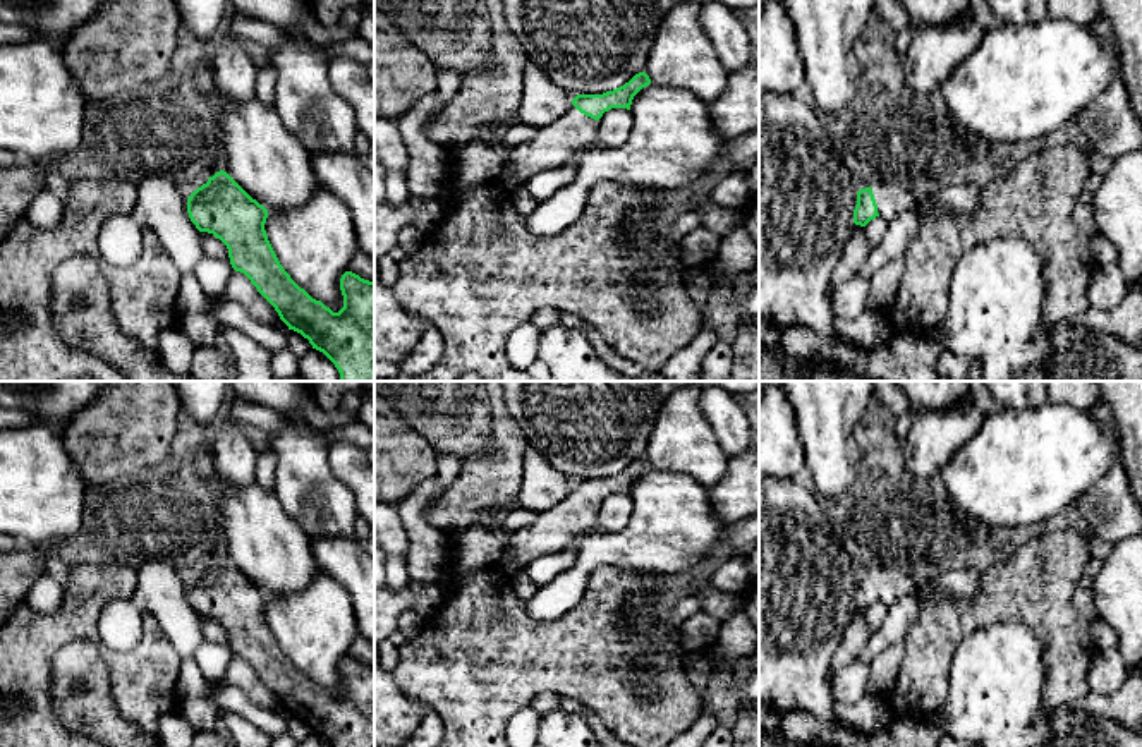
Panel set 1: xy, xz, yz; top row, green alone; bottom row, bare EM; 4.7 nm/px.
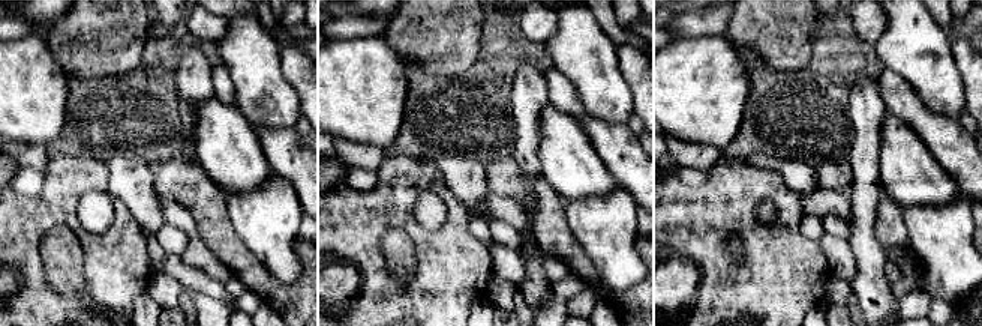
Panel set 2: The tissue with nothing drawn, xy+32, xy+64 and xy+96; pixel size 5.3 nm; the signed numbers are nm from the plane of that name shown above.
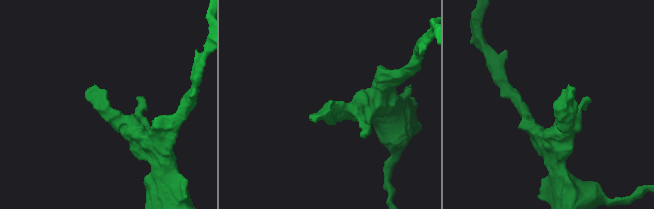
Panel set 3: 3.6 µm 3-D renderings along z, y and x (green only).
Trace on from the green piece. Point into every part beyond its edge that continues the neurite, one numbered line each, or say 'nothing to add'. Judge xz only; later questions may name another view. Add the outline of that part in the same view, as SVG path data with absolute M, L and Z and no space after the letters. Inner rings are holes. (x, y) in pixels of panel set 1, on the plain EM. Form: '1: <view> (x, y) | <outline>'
1: xz (552, 531) | M572 489L558 505L536 513L532 524L512 532L512 546L495 567L503 577L513 579L531 562L567 550L574 537L587 536L596 524L598 505Z

